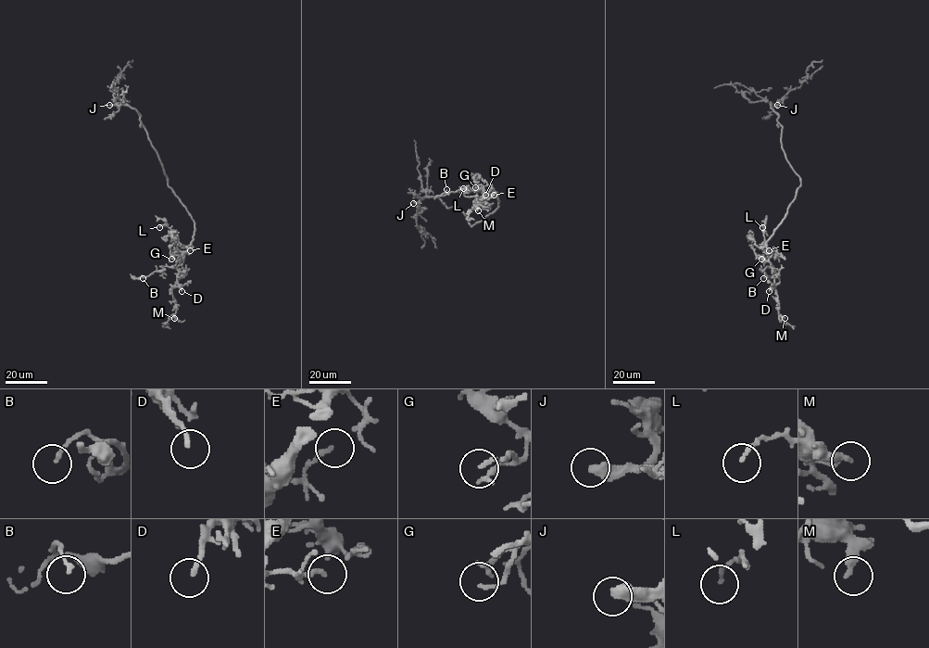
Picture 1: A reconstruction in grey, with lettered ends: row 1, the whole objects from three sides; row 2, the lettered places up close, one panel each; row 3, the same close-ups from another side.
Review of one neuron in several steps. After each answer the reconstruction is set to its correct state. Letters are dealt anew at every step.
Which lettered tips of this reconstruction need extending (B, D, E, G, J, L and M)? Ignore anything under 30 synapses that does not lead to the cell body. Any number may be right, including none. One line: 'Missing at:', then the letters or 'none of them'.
Missing at: D, J

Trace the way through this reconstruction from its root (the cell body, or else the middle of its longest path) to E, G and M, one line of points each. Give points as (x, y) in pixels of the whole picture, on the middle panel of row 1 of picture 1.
E: (471, 226), (497, 208), (498, 198), (492, 189), (488, 194), (494, 195)
G: (471, 226), (492, 213), (498, 201), (492, 189), (486, 195), (482, 184), (475, 187)
M: (471, 226), (497, 208), (498, 198), (492, 189), (483, 199), (475, 201), (480, 204), (476, 206), (478, 210)

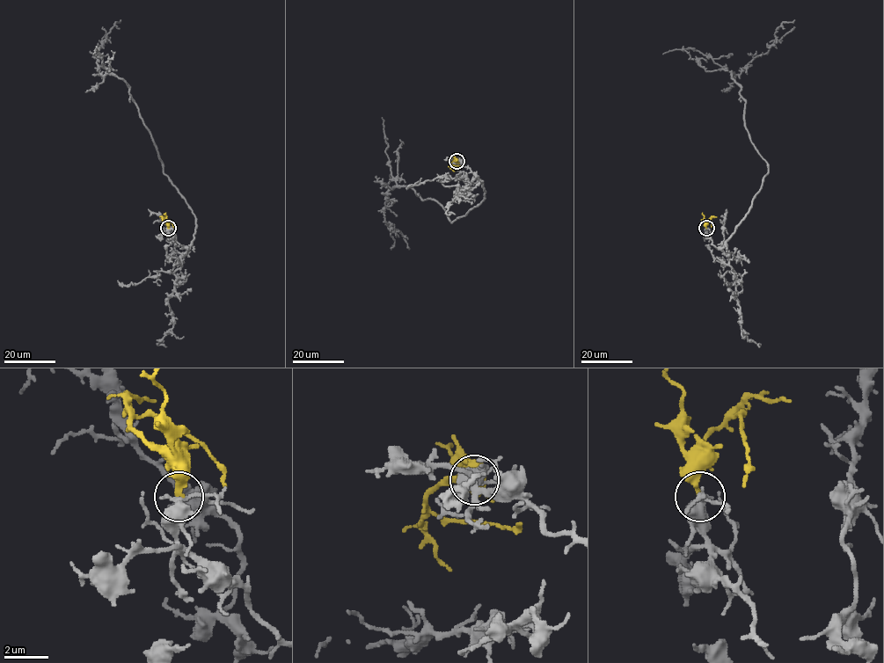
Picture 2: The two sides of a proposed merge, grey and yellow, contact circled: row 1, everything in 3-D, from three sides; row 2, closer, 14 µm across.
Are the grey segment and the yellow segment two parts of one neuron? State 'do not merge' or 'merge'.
merge

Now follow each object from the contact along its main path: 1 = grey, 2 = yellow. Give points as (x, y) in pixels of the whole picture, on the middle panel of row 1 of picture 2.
1: (456, 160), (482, 183), (485, 197), (452, 222), (435, 200), (411, 187), (388, 193), (384, 221), (409, 249)
2: (456, 160), (451, 163), (462, 165)

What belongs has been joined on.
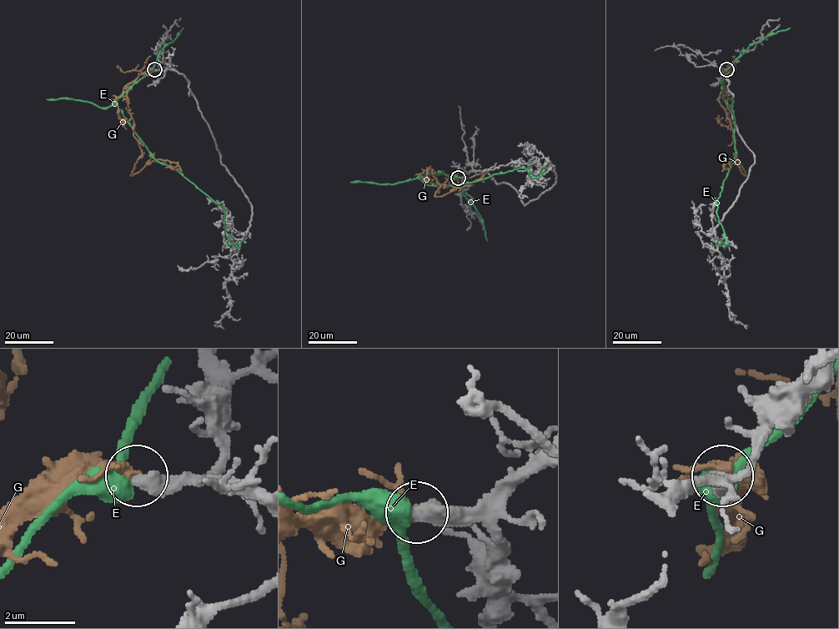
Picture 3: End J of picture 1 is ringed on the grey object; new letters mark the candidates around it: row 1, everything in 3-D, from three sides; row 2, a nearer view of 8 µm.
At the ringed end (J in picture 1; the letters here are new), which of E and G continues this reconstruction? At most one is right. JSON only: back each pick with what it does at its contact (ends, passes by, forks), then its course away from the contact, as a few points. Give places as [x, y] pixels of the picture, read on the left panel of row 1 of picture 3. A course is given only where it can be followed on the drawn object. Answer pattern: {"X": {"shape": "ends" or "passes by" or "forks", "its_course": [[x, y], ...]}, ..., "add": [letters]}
{"G": {"shape": "forks", "its_course": [[154, 69], [127, 85], [133, 136], [142, 156], [131, 174], [154, 160], [178, 165], [165, 167]]}, "add": ["G"]}

